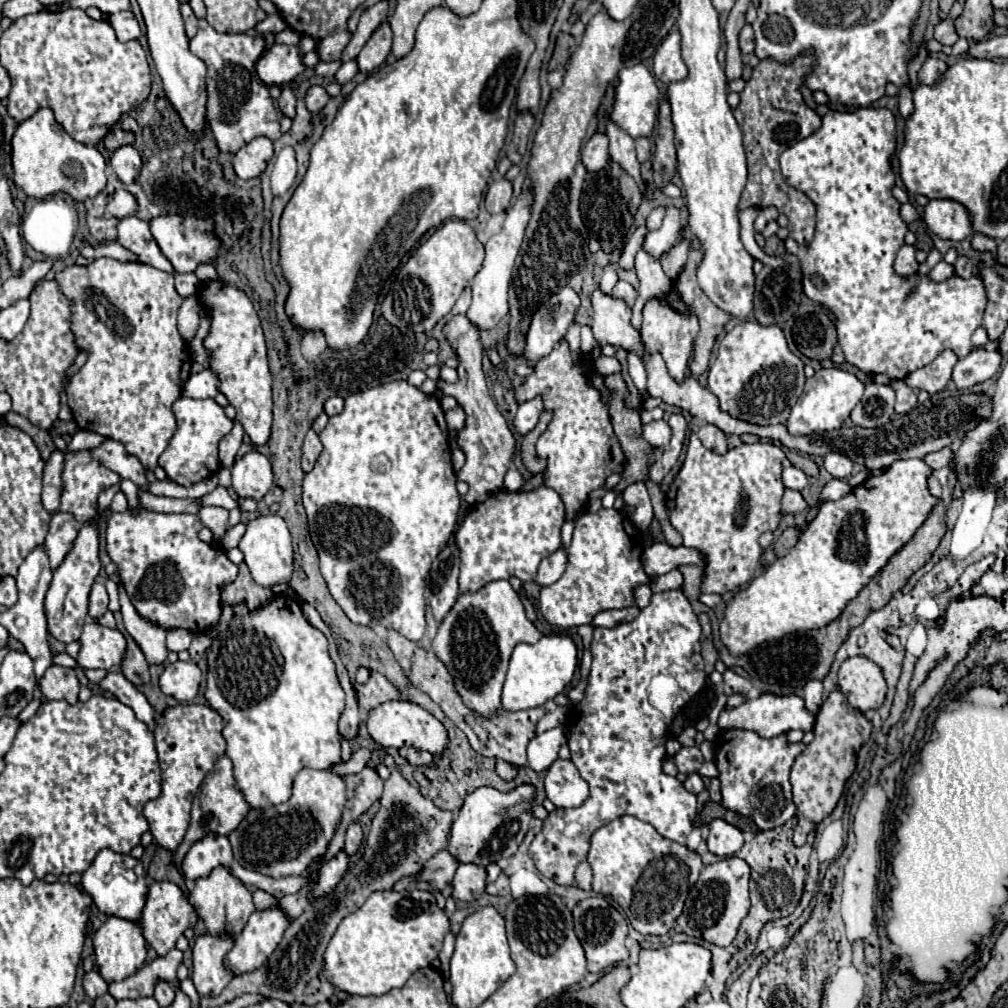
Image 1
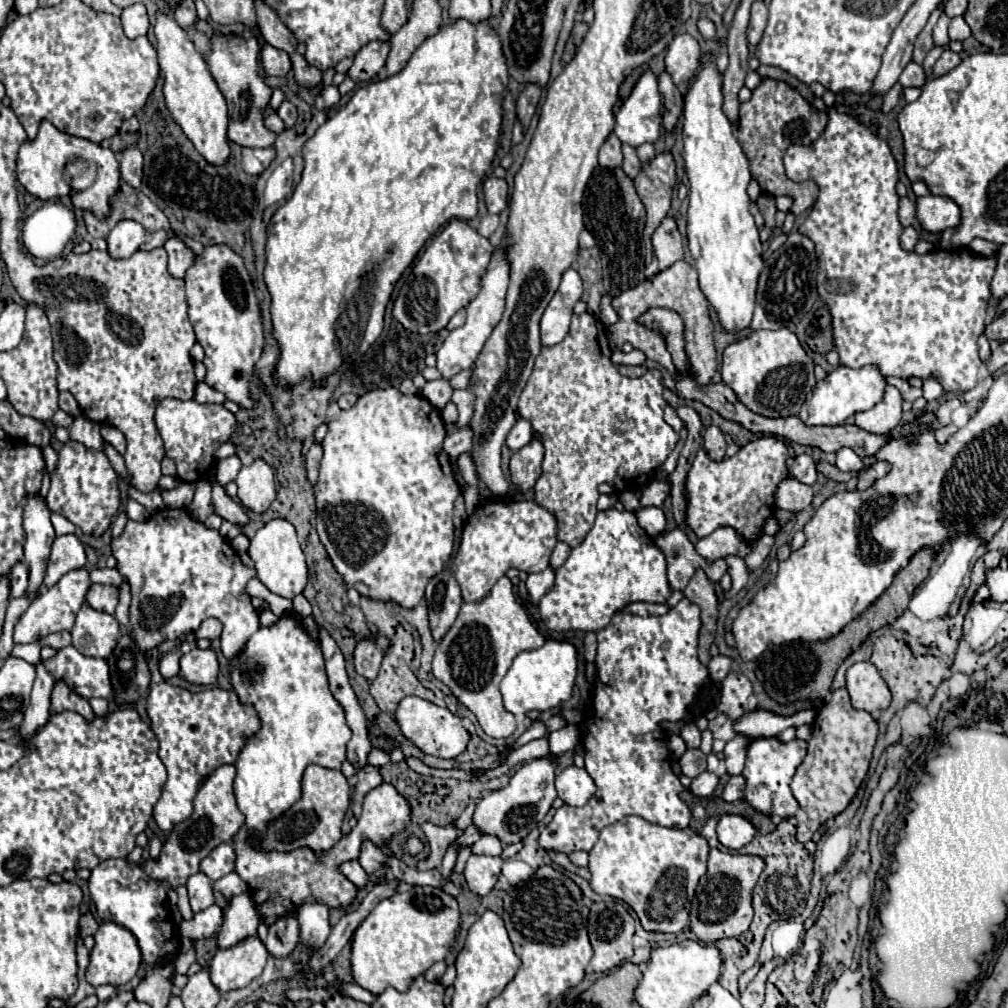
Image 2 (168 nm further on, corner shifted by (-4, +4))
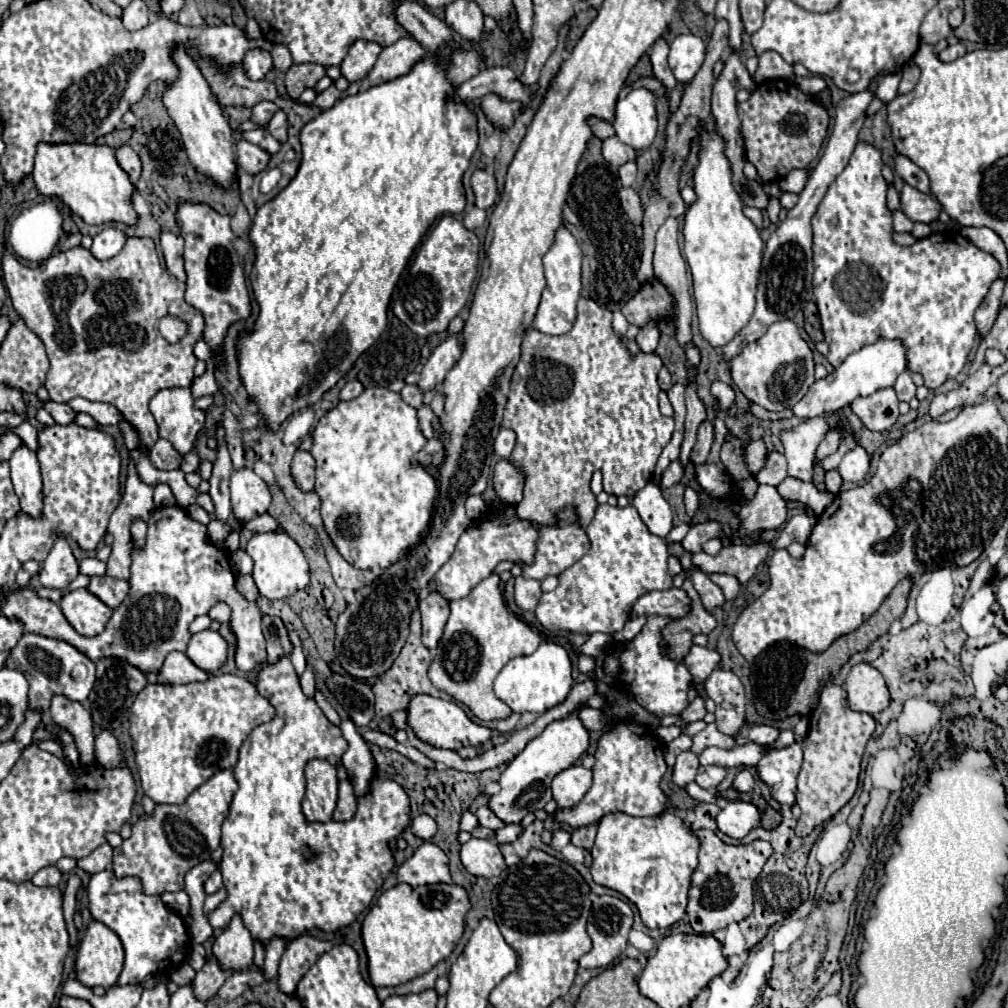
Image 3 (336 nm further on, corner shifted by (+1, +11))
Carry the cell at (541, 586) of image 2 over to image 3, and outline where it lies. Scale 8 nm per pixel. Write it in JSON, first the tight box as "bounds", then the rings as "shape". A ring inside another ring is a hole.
{"bounds":[514,577,540,611],"shape":[[[516,577],[516,585],[514,585],[514,599],[516,605],[522,611],[534,611],[538,601],[540,601],[540,581],[536,579],[524,579],[524,577]]]}

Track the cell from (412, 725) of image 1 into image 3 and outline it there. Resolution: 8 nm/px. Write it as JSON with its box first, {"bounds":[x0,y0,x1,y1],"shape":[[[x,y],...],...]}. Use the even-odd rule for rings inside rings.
{"bounds":[408,695,496,751],"shape":[[[416,695],[412,699],[412,703],[408,705],[408,723],[410,723],[410,727],[414,727],[416,735],[422,741],[428,741],[434,747],[444,747],[444,749],[452,749],[452,751],[454,749],[458,751],[460,747],[468,747],[468,745],[480,747],[496,735],[494,729],[472,723],[468,719],[468,715],[464,713],[464,709],[458,707],[456,703],[442,701],[442,699],[430,697],[430,695]]]}

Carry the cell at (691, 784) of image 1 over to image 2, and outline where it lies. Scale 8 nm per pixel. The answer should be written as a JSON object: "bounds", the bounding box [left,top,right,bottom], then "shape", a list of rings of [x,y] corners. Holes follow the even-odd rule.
{"bounds":[691,772,719,796],"shape":[[[701,772],[697,778],[693,778],[693,782],[691,782],[691,792],[693,792],[695,796],[711,796],[717,784],[719,784],[717,774]]]}

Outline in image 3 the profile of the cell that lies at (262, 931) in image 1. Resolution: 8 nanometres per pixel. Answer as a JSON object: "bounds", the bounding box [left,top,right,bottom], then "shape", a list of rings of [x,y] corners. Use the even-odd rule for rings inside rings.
{"bounds":[192,961,230,1001],"shape":[[[208,961],[192,979],[192,991],[194,997],[200,1001],[208,1001],[216,995],[220,985],[226,981],[230,971],[222,971],[216,961]]]}

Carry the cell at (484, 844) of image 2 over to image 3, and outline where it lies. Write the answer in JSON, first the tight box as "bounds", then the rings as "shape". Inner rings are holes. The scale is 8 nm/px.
{"bounds":[496,823,522,843],"shape":[[[508,823],[504,829],[496,831],[496,841],[498,843],[514,843],[520,833],[522,833],[522,825],[520,823]]]}

